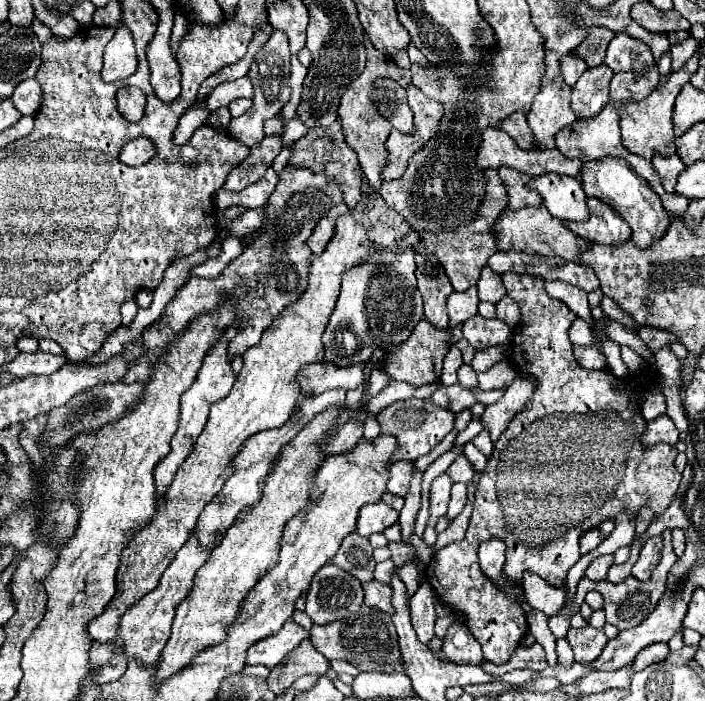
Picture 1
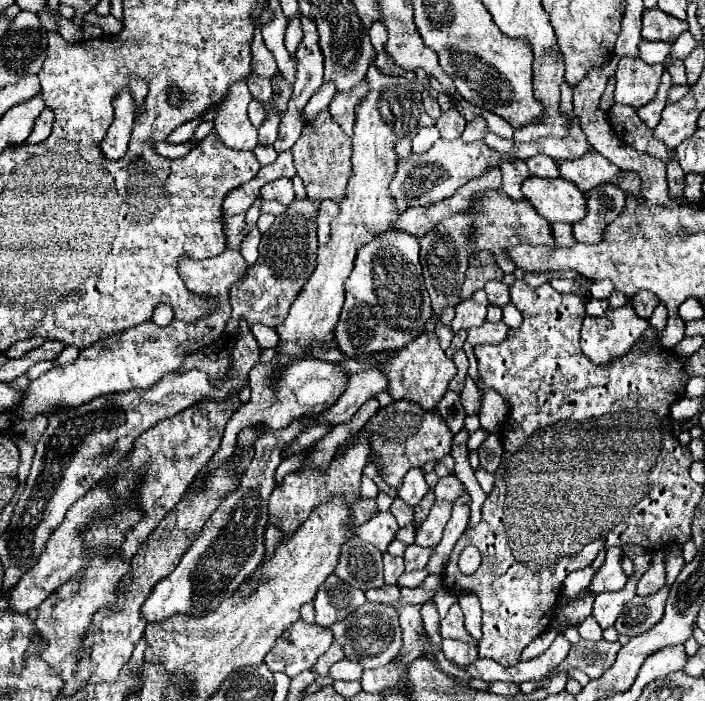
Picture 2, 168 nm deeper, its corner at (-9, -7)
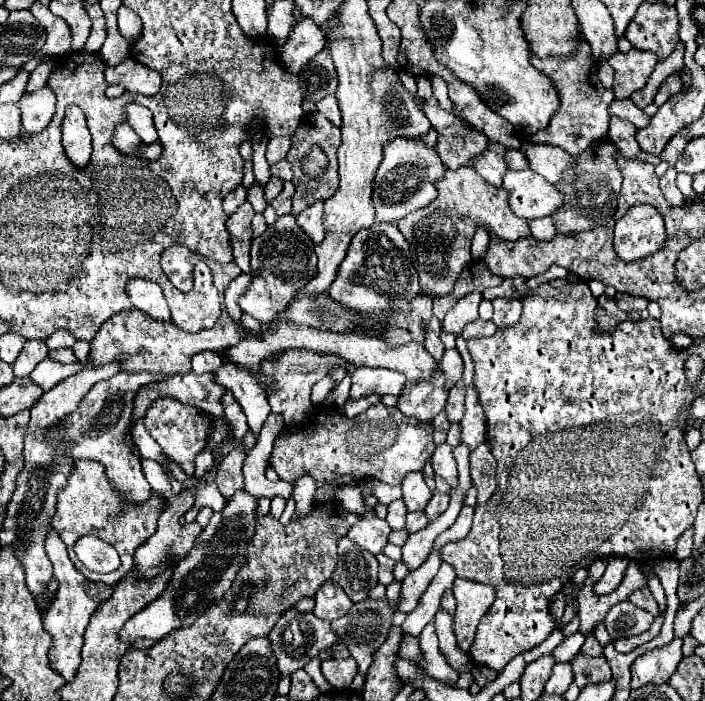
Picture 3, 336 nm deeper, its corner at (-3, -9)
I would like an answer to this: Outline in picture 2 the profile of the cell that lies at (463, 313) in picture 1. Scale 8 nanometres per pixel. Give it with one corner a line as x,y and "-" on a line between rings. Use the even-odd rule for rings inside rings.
476,291
470,299
462,301
456,305
456,317
452,321
452,331
458,333
462,329
470,327
480,327
486,321
486,309
488,309
488,299
484,291

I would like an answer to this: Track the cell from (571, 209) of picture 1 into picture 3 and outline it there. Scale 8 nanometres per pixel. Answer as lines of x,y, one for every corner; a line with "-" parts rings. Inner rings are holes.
508,169
502,177
502,187
508,193
514,215
528,221
552,215
562,205
562,193
542,175
534,175
534,171

